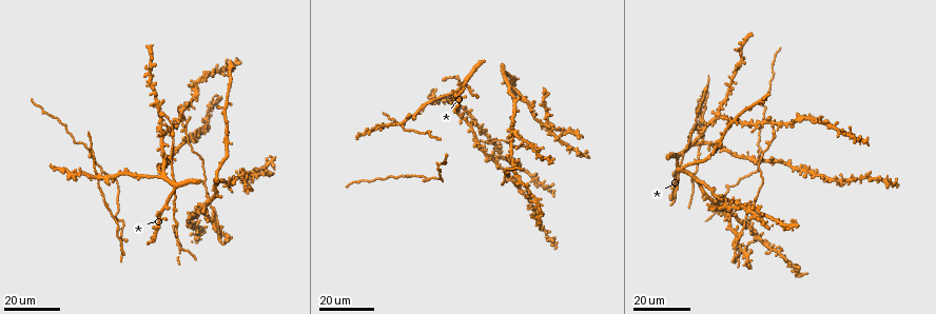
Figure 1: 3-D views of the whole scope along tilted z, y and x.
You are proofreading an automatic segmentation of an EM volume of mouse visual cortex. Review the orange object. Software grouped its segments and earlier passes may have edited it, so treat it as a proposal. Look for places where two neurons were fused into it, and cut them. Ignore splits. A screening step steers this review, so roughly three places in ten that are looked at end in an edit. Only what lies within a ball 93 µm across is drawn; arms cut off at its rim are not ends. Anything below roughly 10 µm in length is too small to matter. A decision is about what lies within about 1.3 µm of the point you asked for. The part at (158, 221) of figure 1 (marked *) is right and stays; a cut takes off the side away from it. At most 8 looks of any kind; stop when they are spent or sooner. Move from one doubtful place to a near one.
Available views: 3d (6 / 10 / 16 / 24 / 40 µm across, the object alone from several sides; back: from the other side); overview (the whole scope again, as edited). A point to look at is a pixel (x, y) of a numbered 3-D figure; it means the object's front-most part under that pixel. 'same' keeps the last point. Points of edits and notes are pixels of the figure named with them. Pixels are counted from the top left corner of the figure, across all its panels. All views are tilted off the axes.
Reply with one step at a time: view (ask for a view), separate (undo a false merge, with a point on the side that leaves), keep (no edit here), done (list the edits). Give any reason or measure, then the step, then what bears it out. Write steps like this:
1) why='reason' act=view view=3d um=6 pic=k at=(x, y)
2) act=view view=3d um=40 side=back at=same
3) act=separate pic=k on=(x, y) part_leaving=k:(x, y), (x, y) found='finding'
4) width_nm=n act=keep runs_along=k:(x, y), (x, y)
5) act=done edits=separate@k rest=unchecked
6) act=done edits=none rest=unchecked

why='three-way junction' act=view view=3d um=24 pic=1 at=(761, 149)

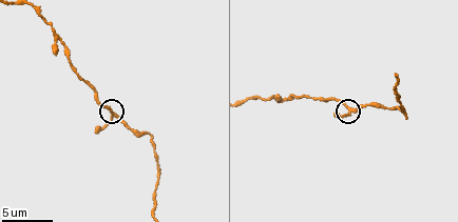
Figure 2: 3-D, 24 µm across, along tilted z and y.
why='closer look' act=view view=3d um=6 pic=2 at=(348, 107)

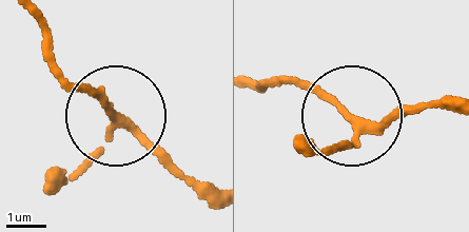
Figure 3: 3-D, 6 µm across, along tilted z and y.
act=keep runs_along=3:(445, 107), (360, 121), (267, 78) found='all the same neuron'

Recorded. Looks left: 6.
why='small branch off a trunk' act=view view=3d um=24 pic=1 at=(684, 152)

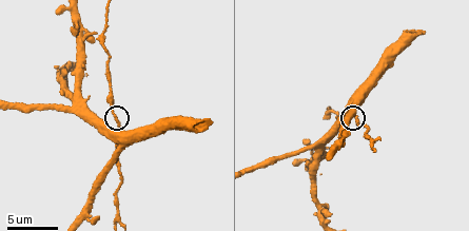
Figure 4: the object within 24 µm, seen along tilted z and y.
act=view view=3d um=6 pic=4 at=(118, 126)

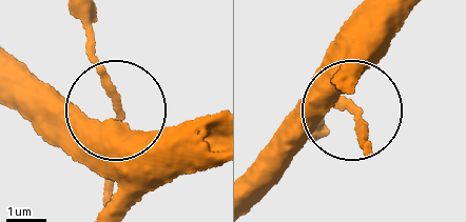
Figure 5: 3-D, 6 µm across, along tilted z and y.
width_nm=120 act=keep found='all the same neuron'

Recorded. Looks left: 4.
why='four or more arms meet' act=view view=3d um=16 pic=1 at=(516, 174)

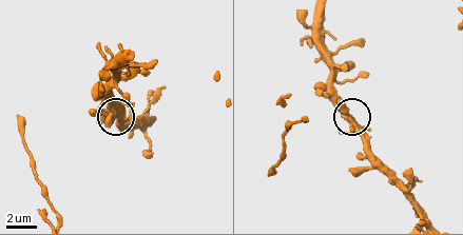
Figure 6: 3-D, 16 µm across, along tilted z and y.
act=view view=3d um=6 pic=6 at=(351, 121)

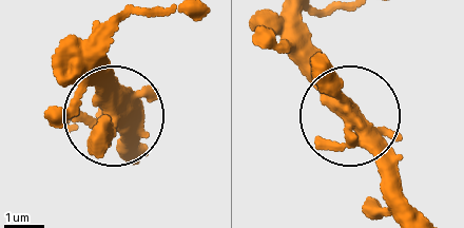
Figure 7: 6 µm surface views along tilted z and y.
act=keep found='all the same neuron'

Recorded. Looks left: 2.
why='looks like a crossing' act=view view=3d um=16 pic=1 at=(534, 148)

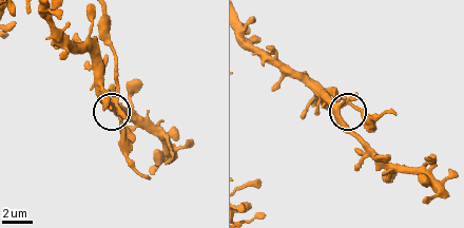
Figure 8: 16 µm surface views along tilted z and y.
why='zoom in' act=view view=3d um=6 pic=8 at=(338, 110)

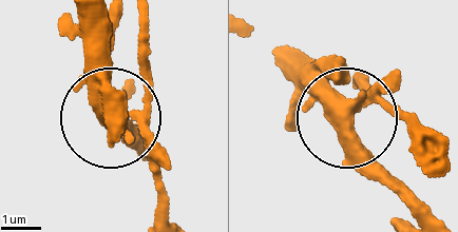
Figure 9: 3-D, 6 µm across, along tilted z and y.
act=separate pic=9 on=(144, 61) part_leaving=9:(146, 120), (140, 23) found='two neurons meet here'

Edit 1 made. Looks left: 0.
act=done edits=separate@9 rest=unchecked

